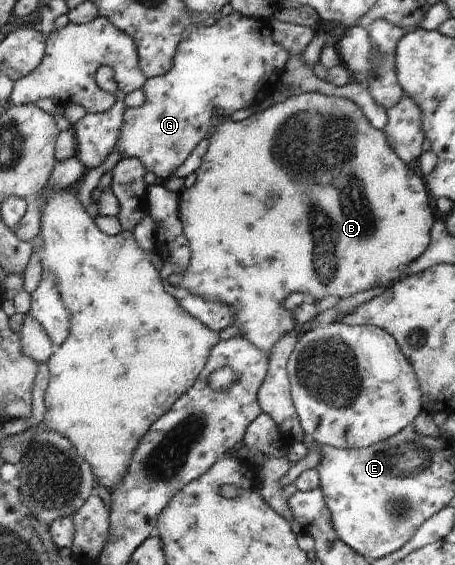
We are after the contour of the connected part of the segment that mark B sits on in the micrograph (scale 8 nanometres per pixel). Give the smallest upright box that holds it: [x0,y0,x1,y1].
[168,93,435,356]

